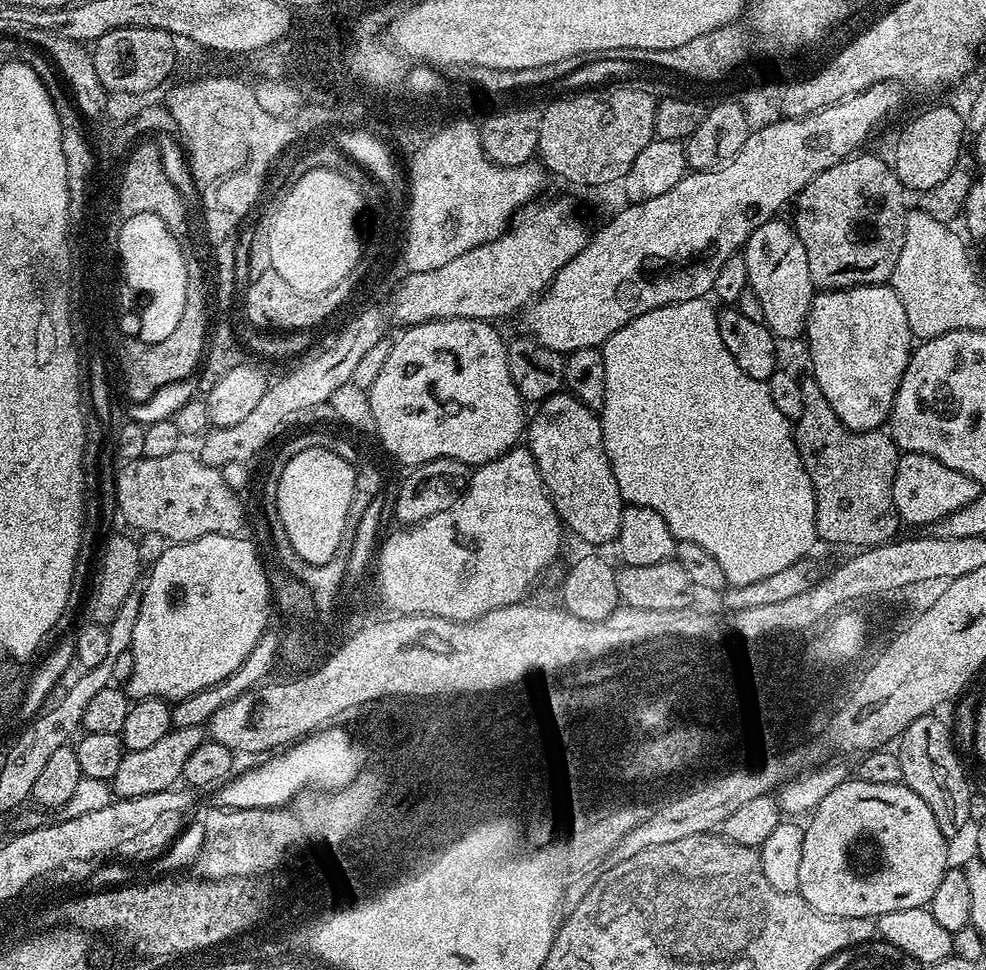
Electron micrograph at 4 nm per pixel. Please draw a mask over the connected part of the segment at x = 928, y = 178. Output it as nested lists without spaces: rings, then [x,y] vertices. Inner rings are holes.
[[[928,108],[921,116],[916,116],[904,128],[900,141],[896,144],[894,167],[896,176],[909,193],[922,194],[930,186],[938,186],[946,174],[958,167],[960,143],[966,137],[966,120],[952,108]]]

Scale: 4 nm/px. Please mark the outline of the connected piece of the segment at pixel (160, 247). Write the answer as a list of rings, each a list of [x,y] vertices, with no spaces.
[[[133,211],[124,220],[118,238],[120,245],[116,250],[124,263],[124,276],[132,276],[136,288],[148,288],[148,292],[152,292],[154,310],[138,330],[138,339],[147,344],[162,342],[174,334],[187,308],[185,249],[180,249],[181,241],[168,229],[166,222],[158,218],[158,214]]]

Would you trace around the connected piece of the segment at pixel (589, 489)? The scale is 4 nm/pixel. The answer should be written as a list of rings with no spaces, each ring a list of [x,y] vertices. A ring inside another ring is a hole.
[[[567,390],[547,396],[537,408],[526,424],[526,447],[538,466],[544,489],[552,497],[561,525],[588,544],[611,545],[622,526],[626,505],[606,458],[599,415]]]

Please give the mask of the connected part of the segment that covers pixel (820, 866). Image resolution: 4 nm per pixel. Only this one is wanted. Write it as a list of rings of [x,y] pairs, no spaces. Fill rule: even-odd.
[[[846,778],[811,813],[804,830],[804,841],[802,842],[802,867],[798,873],[798,895],[814,910],[818,910],[827,916],[845,916],[846,918],[862,918],[867,916],[875,918],[882,914],[890,914],[894,910],[910,910],[911,908],[923,908],[931,905],[934,898],[934,890],[938,890],[938,882],[942,882],[942,874],[948,871],[950,861],[948,861],[948,844],[944,832],[938,826],[934,818],[934,810],[914,794],[903,782],[899,784],[879,784],[878,782],[866,782],[859,778]]]

